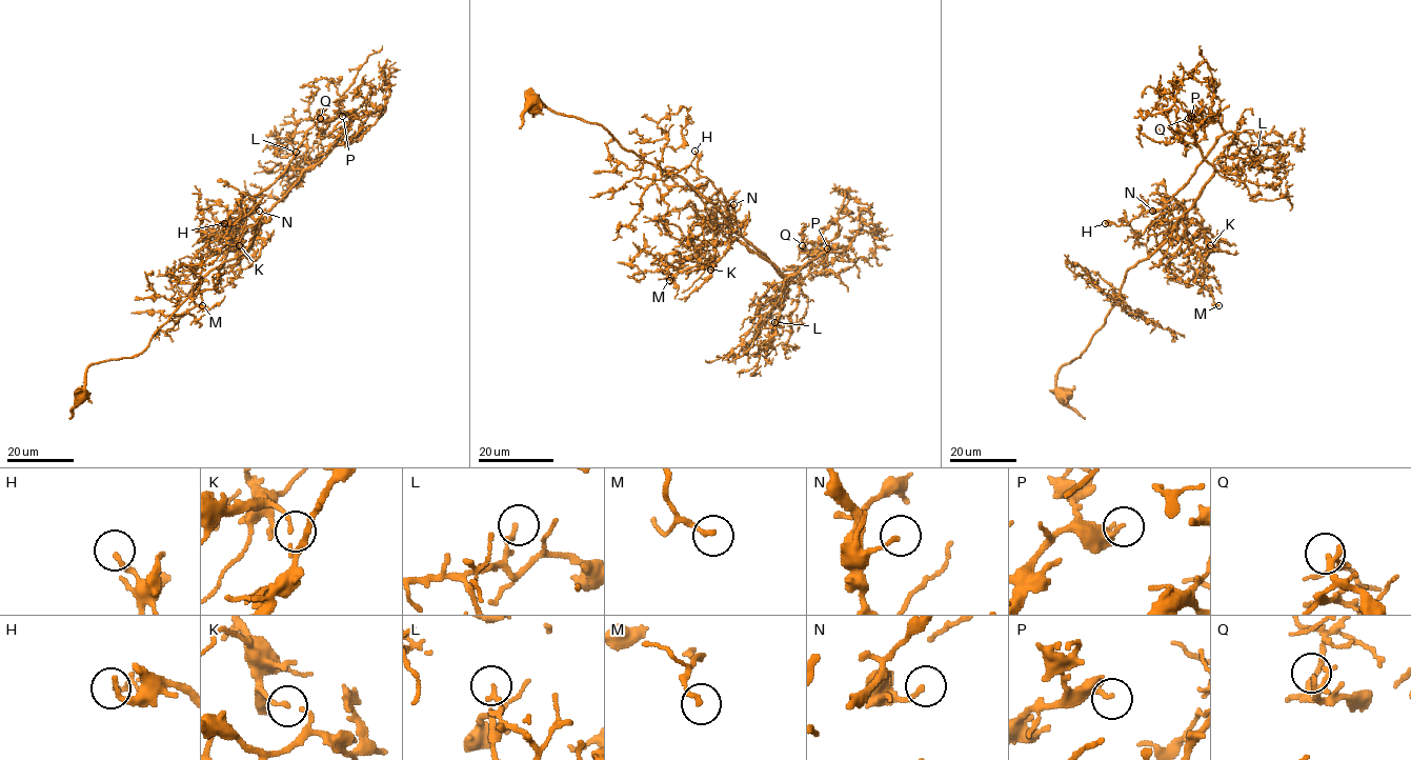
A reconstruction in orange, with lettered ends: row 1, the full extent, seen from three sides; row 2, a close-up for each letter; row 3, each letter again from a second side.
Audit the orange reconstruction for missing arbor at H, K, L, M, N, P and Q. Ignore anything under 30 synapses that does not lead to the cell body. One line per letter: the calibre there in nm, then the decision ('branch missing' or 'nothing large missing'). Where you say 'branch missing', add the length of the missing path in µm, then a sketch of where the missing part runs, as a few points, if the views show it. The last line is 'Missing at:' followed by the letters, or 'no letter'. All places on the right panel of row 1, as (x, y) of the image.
H: calibre 190 nm; nothing large missing
K: calibre 110 nm; nothing large missing
L: calibre 160 nm; nothing large missing
M: calibre 160 nm; nothing large missing
N: calibre 160 nm; nothing large missing
P: calibre 190 nm; nothing large missing
Q: calibre 160 nm; branch missing; missing 10 µm
Missing at: Q

